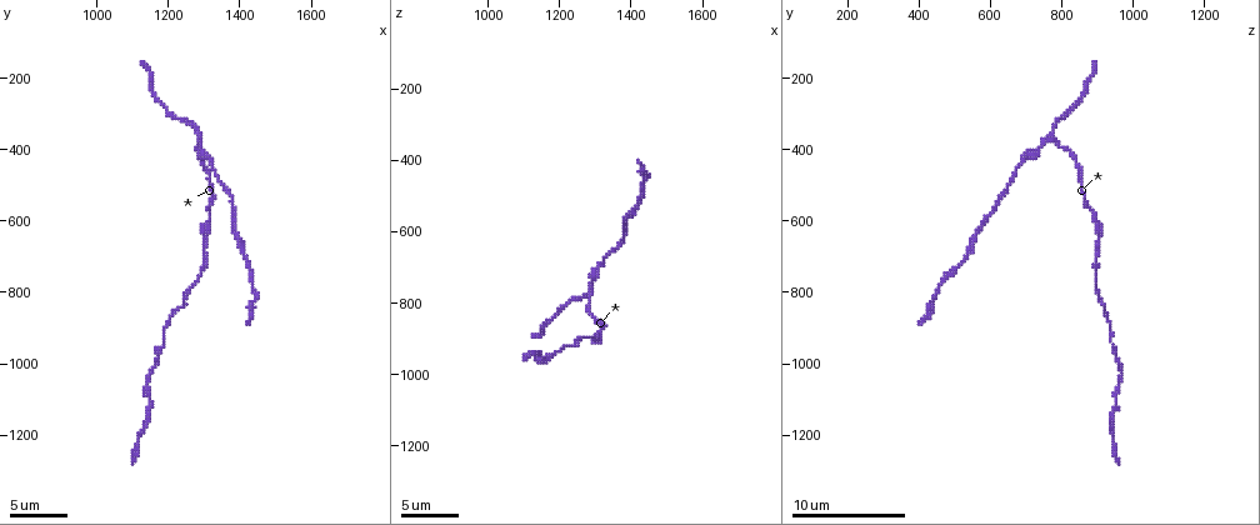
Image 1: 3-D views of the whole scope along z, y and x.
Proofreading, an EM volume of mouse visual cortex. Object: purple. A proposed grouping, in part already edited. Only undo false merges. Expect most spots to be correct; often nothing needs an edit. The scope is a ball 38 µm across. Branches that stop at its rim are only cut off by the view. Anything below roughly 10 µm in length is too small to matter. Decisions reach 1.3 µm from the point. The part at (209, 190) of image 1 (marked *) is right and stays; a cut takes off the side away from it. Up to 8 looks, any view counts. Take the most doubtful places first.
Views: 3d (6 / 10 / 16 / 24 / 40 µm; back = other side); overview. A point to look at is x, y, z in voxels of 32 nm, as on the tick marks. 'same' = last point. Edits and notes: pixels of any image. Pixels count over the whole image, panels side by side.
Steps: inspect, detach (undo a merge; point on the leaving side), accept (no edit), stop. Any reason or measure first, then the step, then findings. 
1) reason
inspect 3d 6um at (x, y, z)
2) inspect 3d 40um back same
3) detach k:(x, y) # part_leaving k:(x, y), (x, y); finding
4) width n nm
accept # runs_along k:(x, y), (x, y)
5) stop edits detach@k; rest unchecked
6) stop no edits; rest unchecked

two arms in line, one across
inspect 3d 10um at (1280, 370, 770)

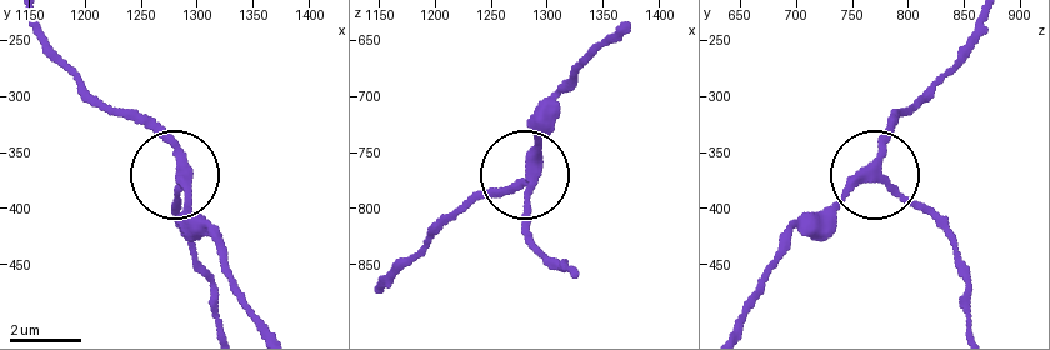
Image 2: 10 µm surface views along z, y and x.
inspect 3d 10um back at (1288, 374, 768)

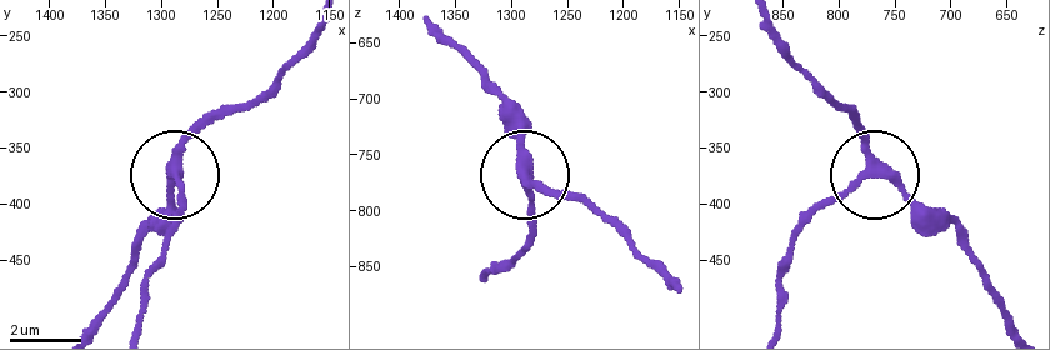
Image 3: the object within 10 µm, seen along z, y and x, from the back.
width 280 nm
accept # all the same neuron

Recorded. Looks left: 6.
sudden change in width
inspect 3d 10um at (1300, 660, 900)

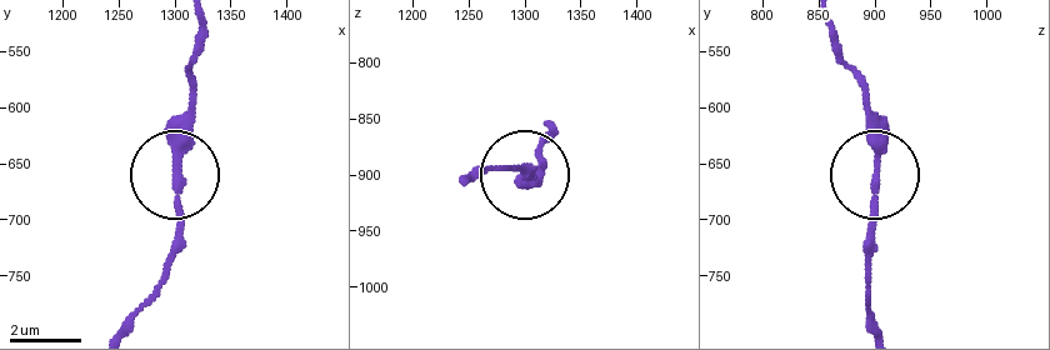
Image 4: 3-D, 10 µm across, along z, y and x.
zoom in
inspect 3d 6um at (1304, 660, 902)

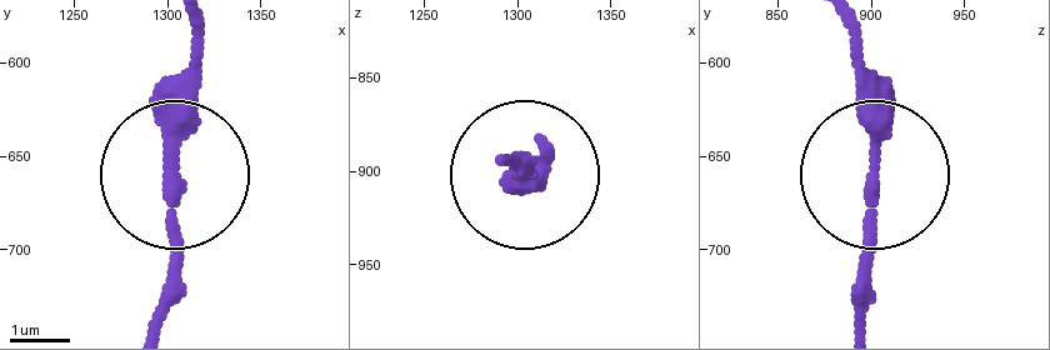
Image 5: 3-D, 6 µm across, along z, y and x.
accept # runs_along 5:(196, 21), (168, 156), (168, 315); continuous, no second neuron

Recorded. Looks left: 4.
thick turns thin
inspect 3d 10um at (1350, 490, 660)

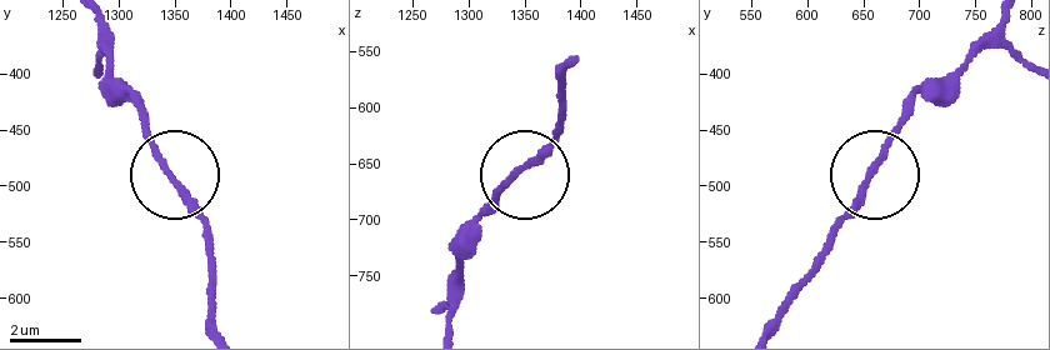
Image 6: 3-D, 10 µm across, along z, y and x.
accept # runs_along 6:(1023, 64), (995, 49), (969, 58), (896, 130), (828, 234); one neuron here

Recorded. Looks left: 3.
thick turns thin
inspect 3d 10um at (1150, 1030, 970)

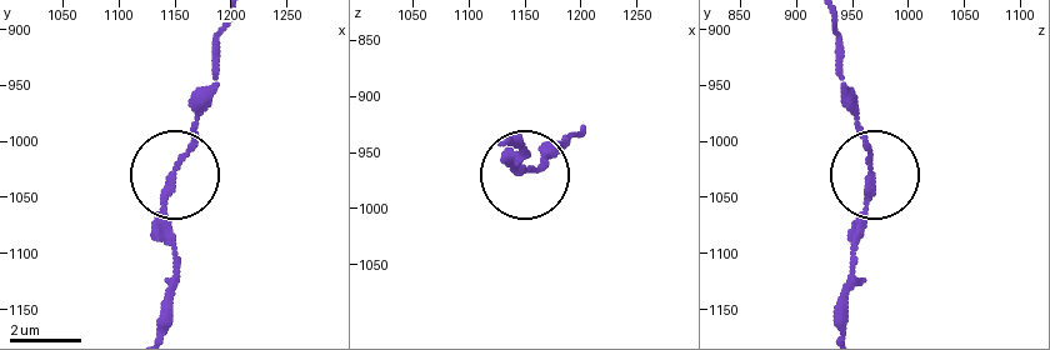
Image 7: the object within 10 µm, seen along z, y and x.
closer look
inspect 3d 6um at (1146, 1040, 964)

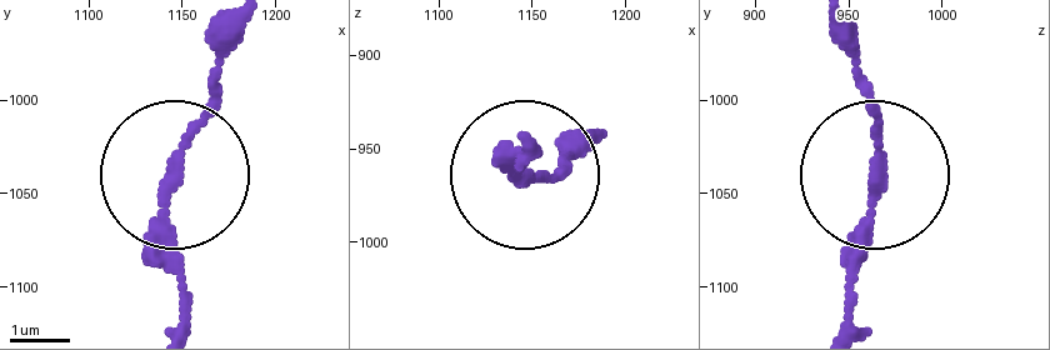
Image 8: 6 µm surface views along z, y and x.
accept # runs_along 8:(243, 29), (164, 223), (179, 328); all the same neuron

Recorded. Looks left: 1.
stop no edits; rest unchecked

